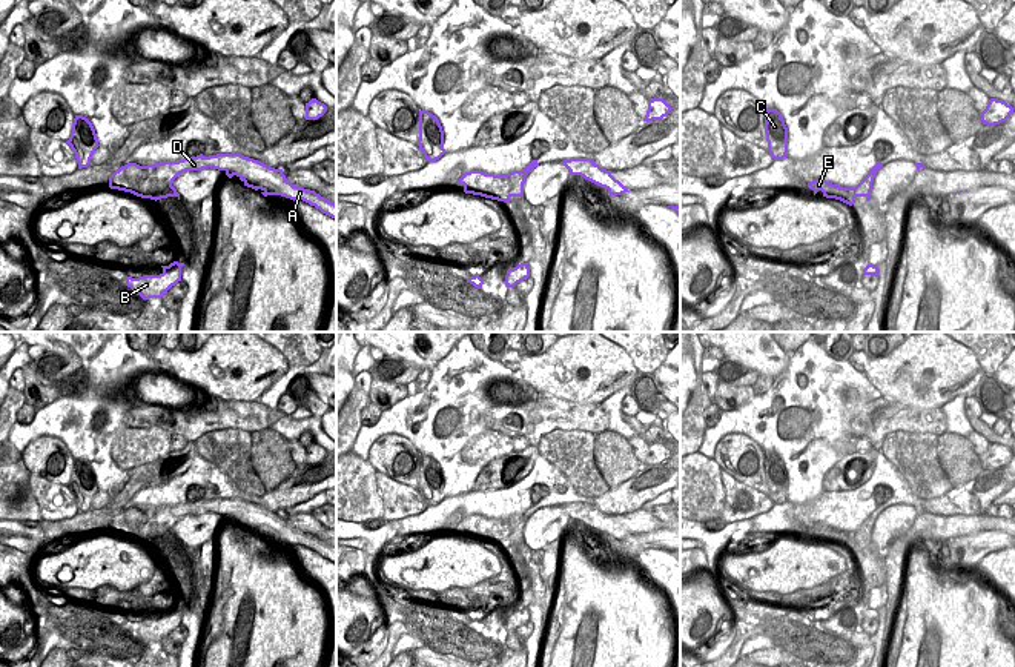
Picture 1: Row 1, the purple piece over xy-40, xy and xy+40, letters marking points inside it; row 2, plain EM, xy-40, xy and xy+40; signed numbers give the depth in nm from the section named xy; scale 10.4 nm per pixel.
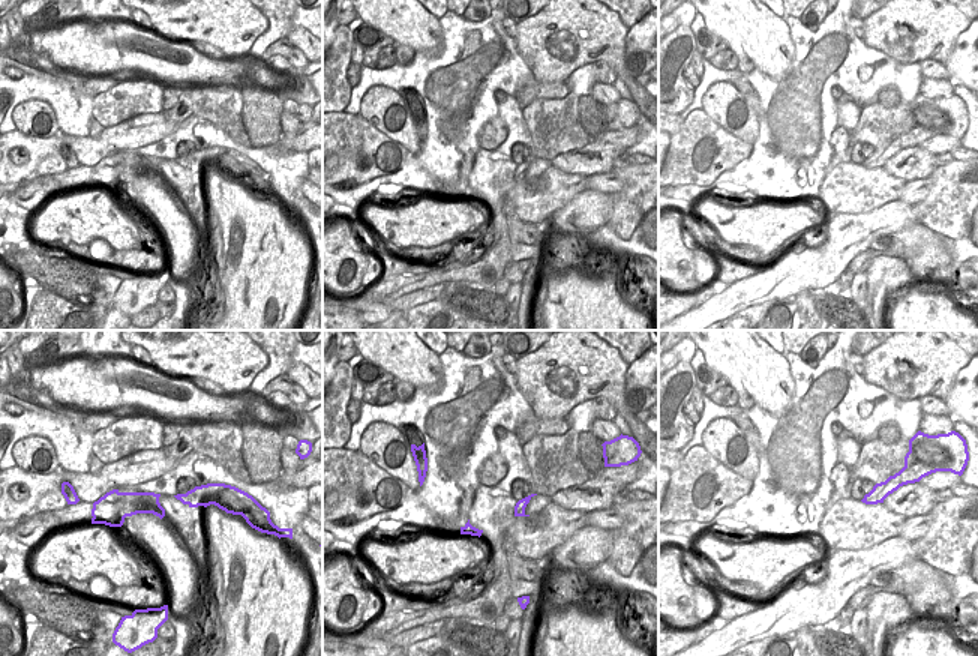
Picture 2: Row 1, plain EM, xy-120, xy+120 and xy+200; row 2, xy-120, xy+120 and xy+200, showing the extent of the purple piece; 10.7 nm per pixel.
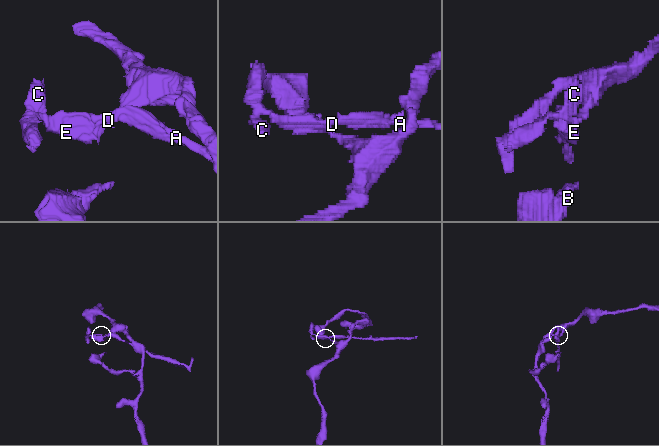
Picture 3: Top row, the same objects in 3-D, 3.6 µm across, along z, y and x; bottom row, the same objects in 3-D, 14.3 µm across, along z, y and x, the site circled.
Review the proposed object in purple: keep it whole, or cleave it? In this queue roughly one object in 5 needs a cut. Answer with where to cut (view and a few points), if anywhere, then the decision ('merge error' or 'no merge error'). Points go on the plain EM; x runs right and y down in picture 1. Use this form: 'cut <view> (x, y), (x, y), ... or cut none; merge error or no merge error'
cut xy (525, 514), (512, 521), (513, 529), (509, 541); merge error

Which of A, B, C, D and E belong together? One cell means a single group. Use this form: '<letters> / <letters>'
A C D E / B

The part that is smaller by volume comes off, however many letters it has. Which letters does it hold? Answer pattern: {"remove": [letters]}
{"remove": ["A", "C", "D", "E"]}

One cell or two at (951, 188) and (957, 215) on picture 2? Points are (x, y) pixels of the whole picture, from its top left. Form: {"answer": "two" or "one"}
{"answer": "one"}

